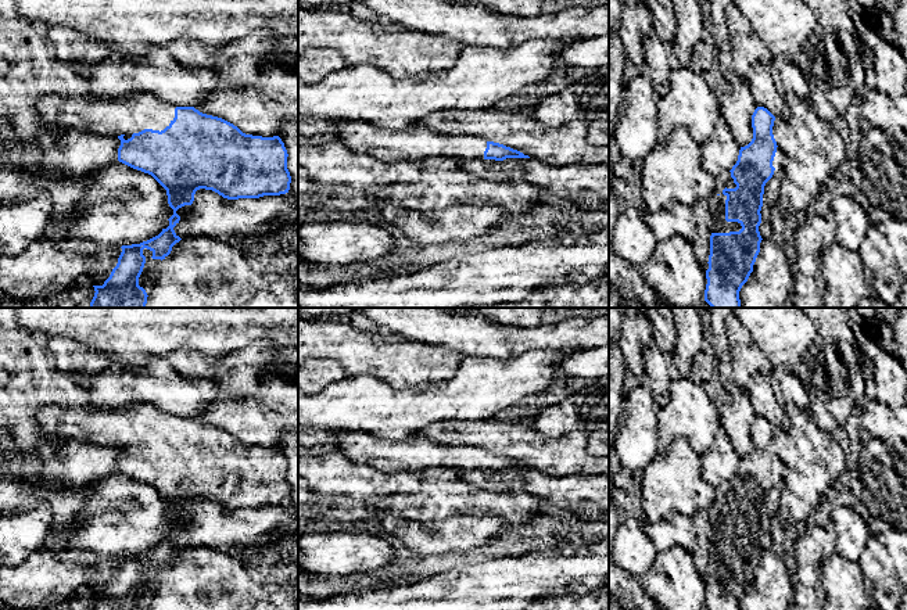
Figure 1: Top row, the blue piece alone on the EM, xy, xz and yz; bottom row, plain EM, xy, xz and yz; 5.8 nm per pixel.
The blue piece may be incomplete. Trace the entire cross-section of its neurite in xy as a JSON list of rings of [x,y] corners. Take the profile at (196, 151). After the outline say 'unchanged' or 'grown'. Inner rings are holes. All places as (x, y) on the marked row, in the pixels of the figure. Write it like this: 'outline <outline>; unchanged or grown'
outline [[[132,92],[93,100],[46,93],[37,101],[37,111],[42,121],[51,126],[118,137],[118,161],[151,175],[166,190],[168,204],[173,209],[169,226],[158,236],[121,247],[122,252],[110,277],[103,286],[93,286],[96,293],[90,308],[146,308],[148,295],[139,286],[146,263],[143,250],[150,250],[151,258],[161,261],[171,254],[172,247],[182,240],[173,230],[180,220],[176,211],[191,205],[197,190],[212,190],[227,200],[280,195],[290,190],[288,154],[279,136],[245,134],[222,118],[202,114],[194,107],[175,107],[153,93]]]; grown

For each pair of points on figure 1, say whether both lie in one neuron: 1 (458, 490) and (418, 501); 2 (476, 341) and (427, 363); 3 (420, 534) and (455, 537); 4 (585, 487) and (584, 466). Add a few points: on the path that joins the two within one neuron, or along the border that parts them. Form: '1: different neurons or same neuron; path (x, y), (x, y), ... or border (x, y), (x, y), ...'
1: same neuron; path (452, 501), (447, 506), (429, 506)
2: different neurons; border (420, 343), (447, 347), (463, 356)
3: same neuron; path (429, 535), (432, 538), (447, 537)
4: different neurons; border (552, 474), (594, 476)

